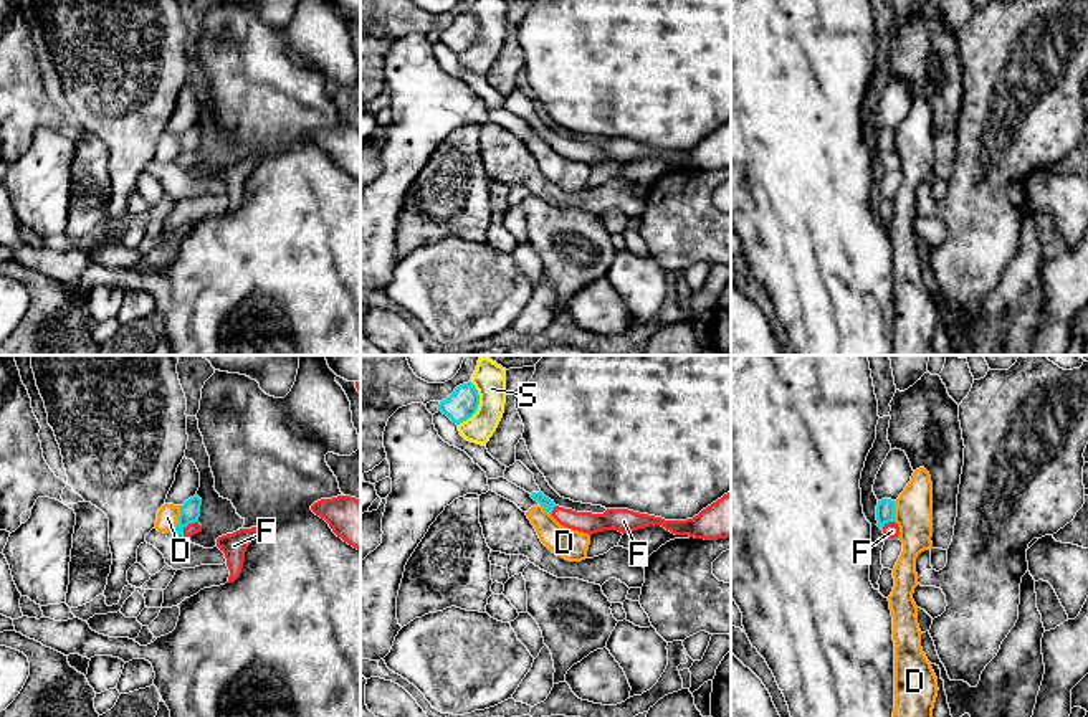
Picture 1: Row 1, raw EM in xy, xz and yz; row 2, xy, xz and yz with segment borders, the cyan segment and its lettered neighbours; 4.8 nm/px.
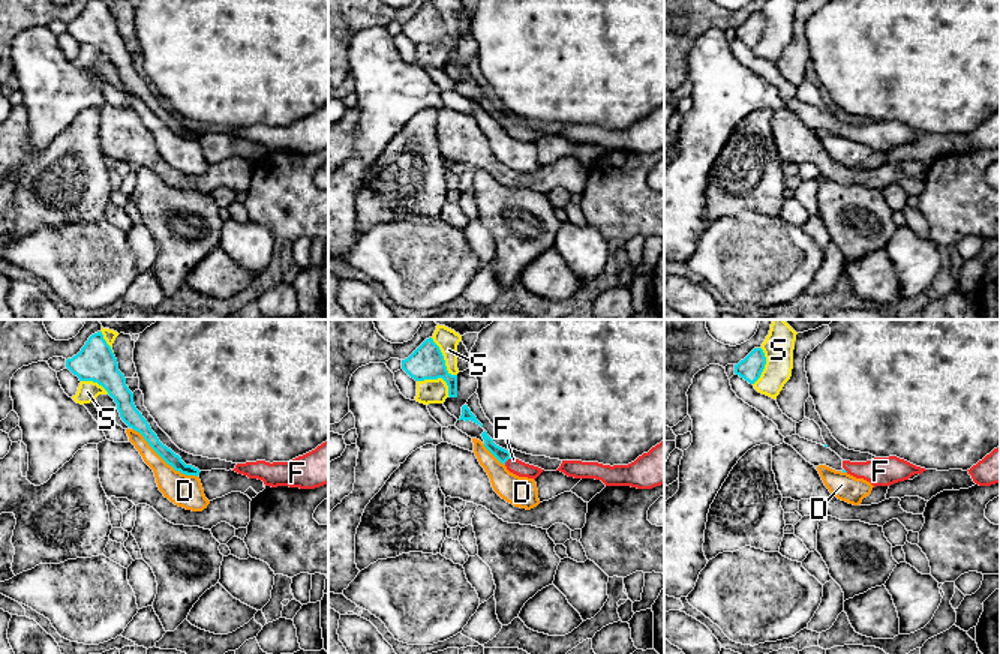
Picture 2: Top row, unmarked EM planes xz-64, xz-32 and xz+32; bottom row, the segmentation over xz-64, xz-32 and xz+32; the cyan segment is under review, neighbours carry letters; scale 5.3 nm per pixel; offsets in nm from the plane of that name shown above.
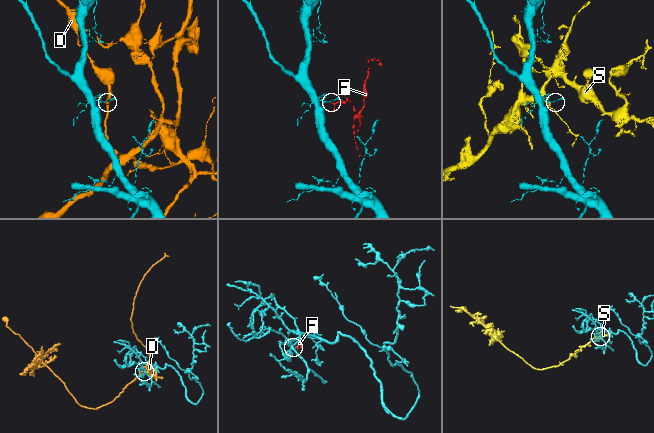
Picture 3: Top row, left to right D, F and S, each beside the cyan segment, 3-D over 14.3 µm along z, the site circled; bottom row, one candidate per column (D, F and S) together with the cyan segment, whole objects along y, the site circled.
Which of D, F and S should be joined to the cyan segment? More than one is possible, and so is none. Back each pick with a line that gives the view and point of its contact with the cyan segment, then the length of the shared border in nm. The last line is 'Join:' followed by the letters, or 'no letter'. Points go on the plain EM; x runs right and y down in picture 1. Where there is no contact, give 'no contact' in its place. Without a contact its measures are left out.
Join: no letter

